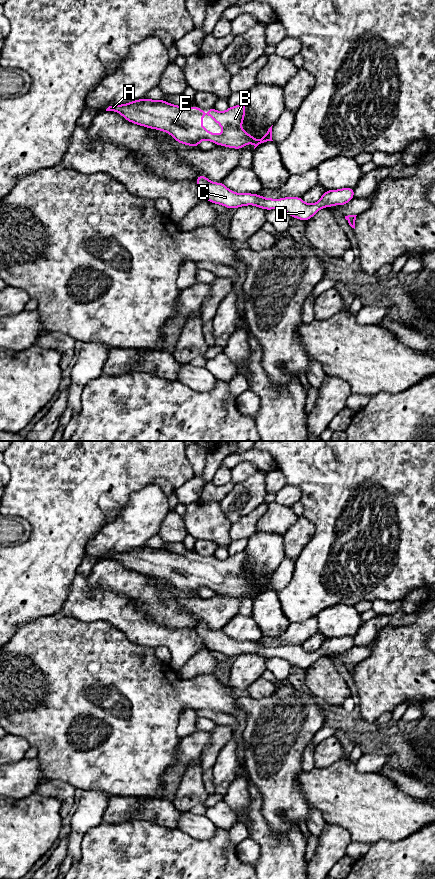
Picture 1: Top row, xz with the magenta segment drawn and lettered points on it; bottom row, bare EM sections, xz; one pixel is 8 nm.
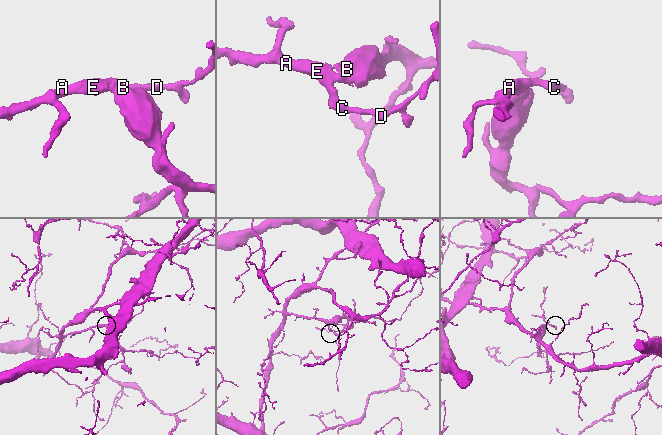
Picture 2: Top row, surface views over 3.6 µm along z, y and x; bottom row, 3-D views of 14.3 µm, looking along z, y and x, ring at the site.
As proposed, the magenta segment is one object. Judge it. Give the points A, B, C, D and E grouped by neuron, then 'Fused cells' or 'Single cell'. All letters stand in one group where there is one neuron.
Groups: A B C D E. Single cell

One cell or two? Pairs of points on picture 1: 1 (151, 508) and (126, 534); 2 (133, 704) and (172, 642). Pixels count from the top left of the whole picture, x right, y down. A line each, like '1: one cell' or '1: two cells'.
1: one cell
2: two cells

